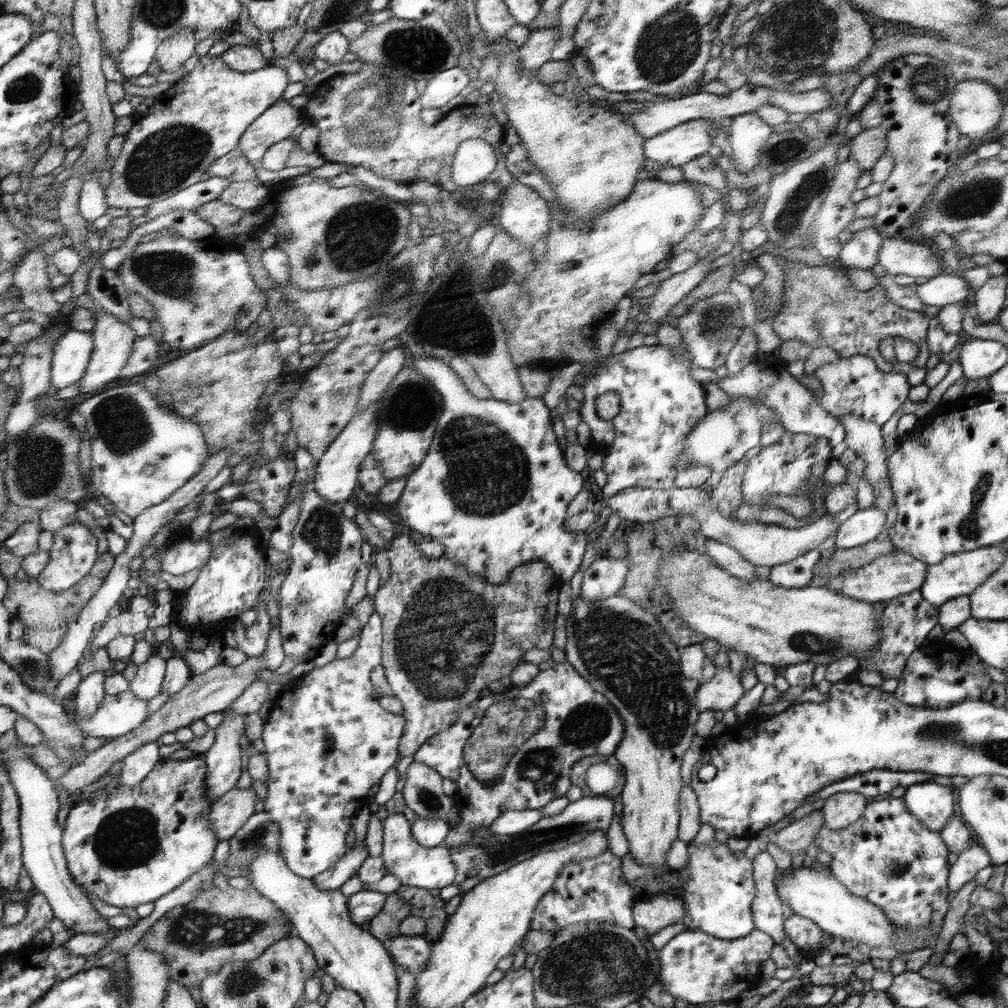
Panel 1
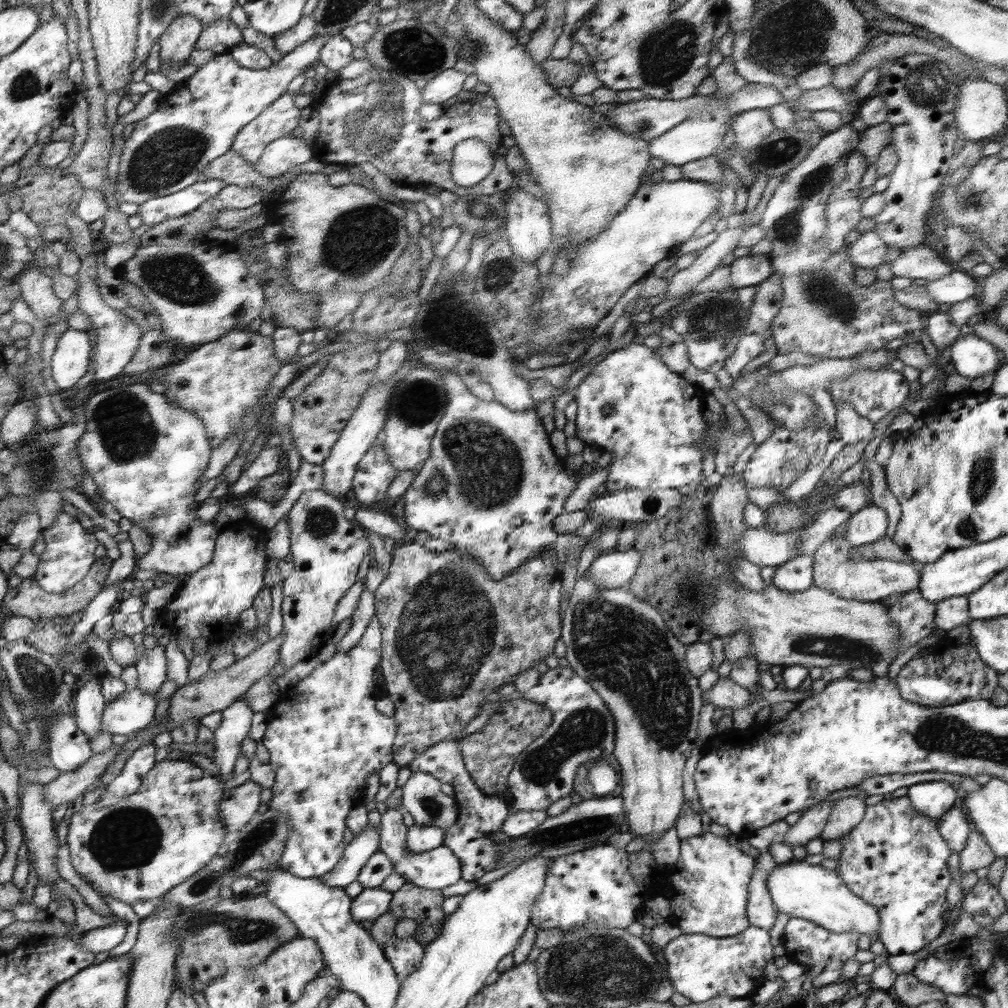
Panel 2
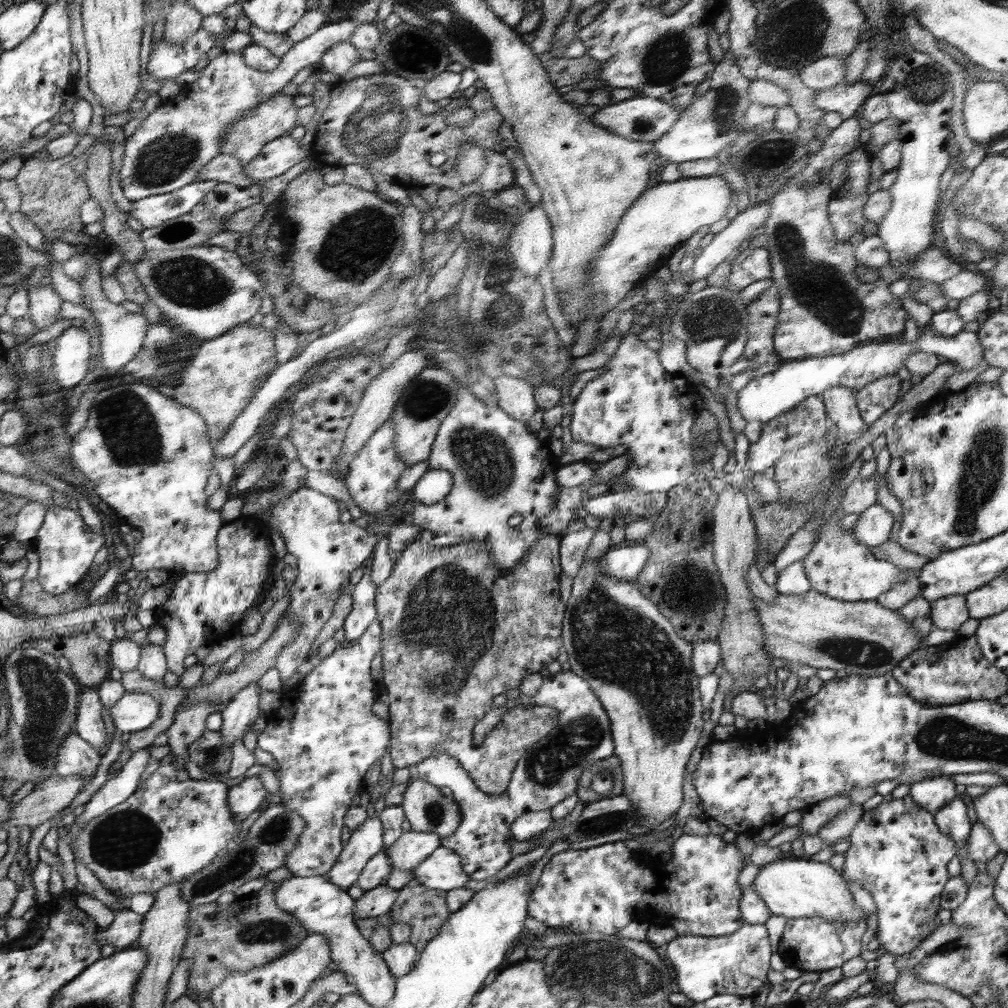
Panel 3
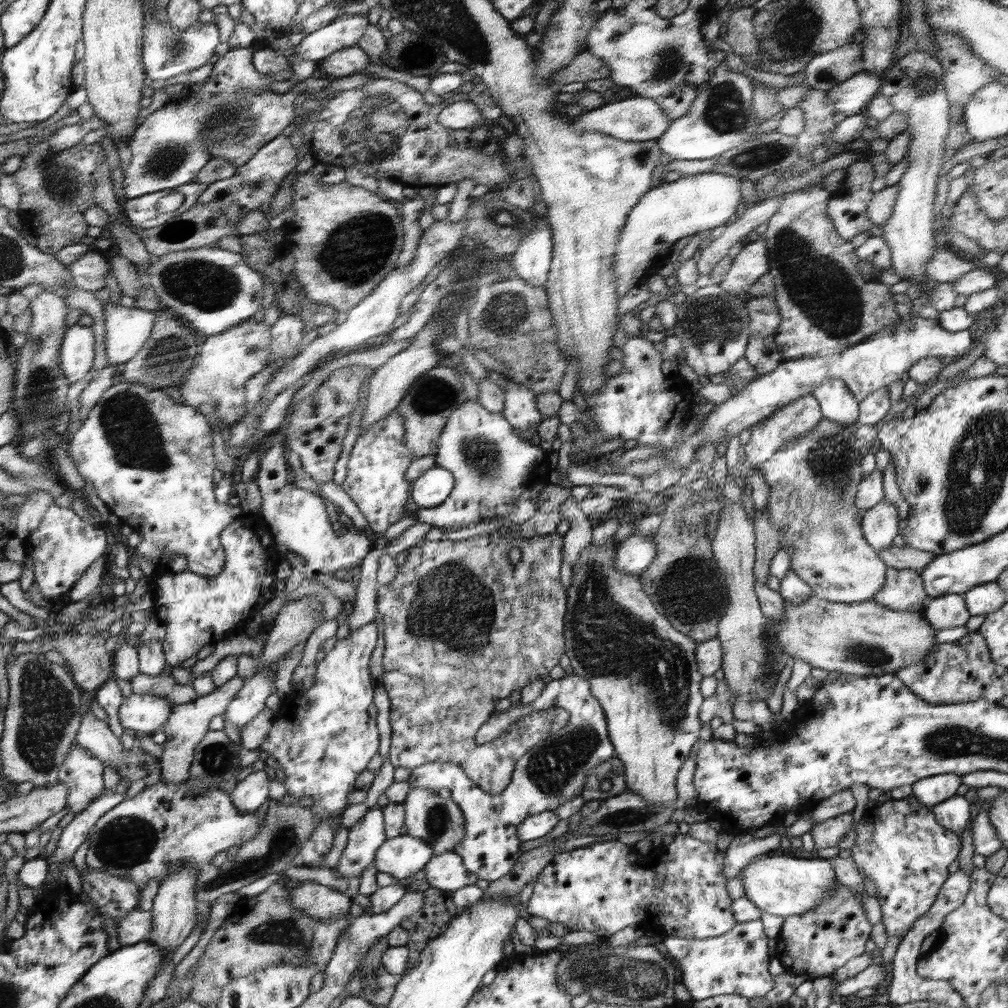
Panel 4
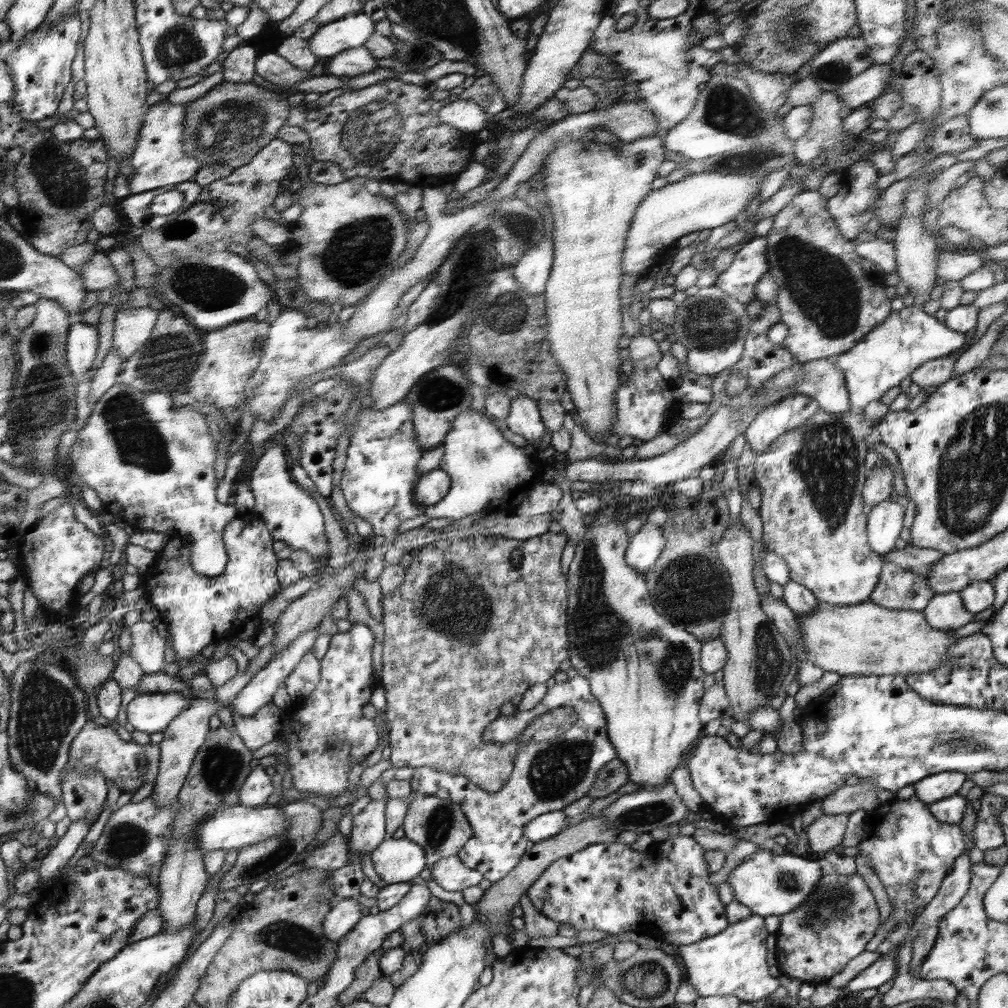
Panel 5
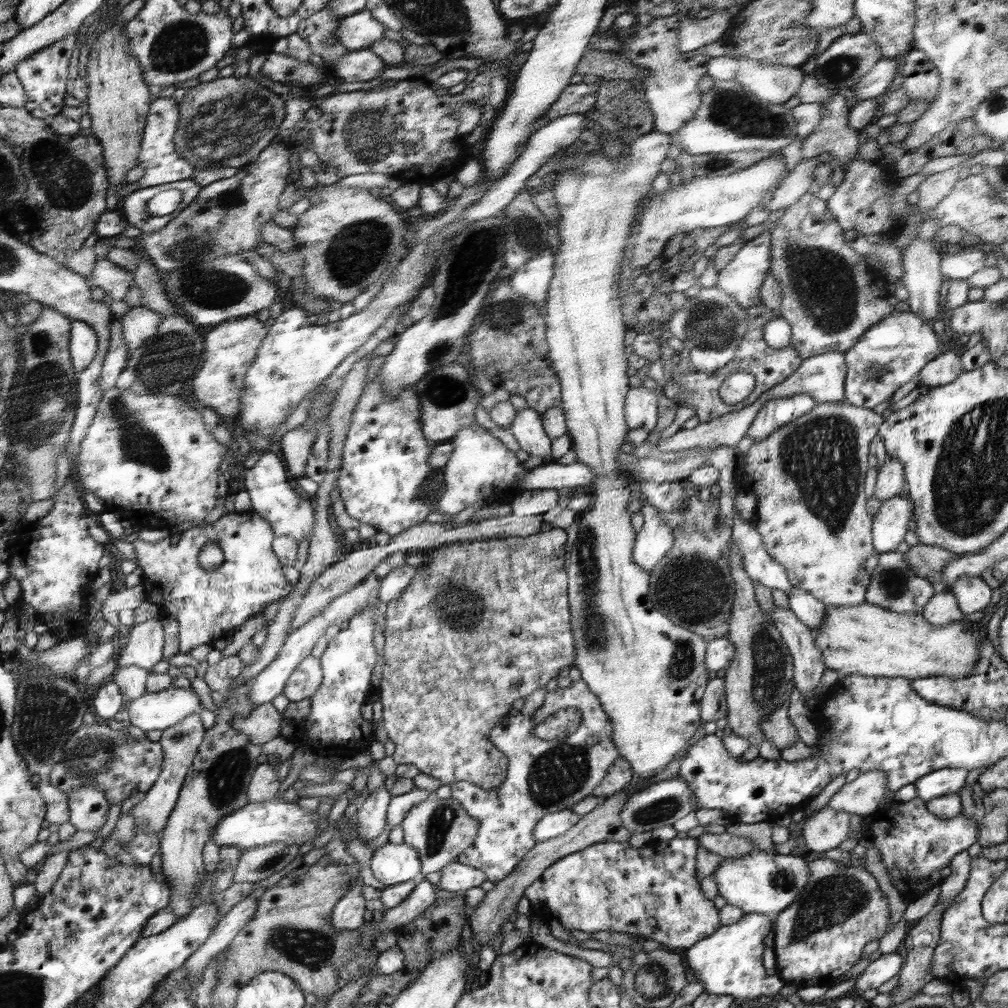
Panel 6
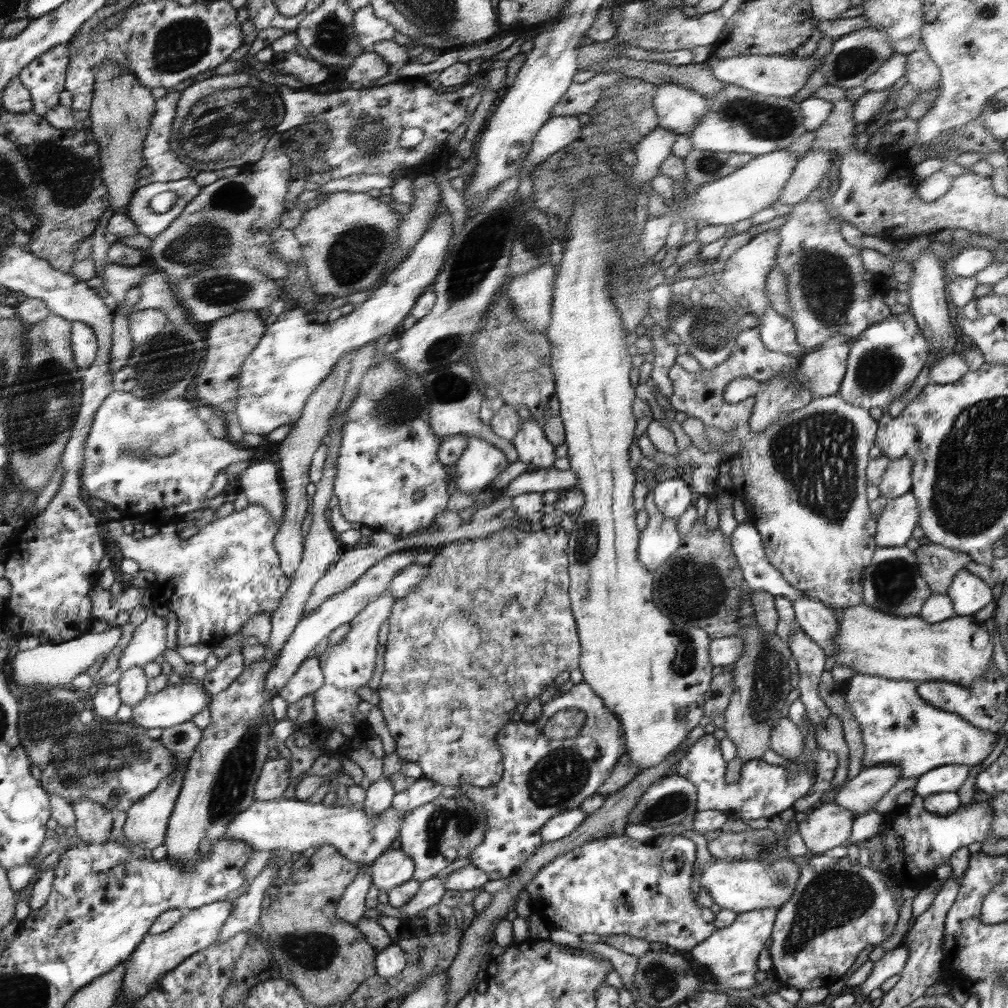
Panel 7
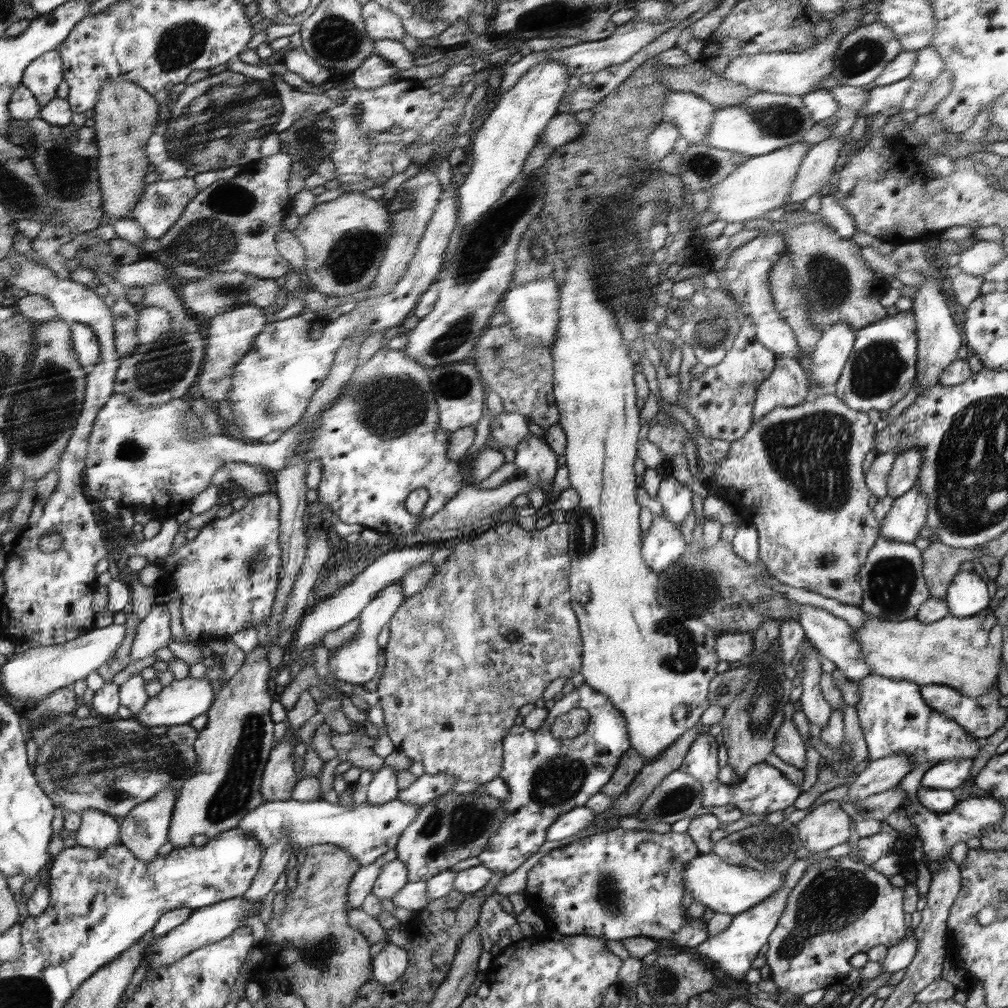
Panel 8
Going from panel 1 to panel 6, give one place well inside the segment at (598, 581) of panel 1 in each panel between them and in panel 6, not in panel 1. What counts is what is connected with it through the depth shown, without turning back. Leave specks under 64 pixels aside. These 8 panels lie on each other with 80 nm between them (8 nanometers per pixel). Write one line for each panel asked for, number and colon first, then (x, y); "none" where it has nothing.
2: (615, 569)
3: (625, 561)
4: (636, 553)
5: (647, 546)
6: (656, 539)

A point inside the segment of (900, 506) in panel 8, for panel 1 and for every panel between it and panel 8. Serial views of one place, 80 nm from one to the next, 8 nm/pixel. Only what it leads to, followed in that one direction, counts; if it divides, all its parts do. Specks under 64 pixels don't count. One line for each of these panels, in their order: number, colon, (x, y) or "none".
1: (860, 527)
2: (868, 525)
3: (874, 526)
4: (880, 523)
5: (884, 523)
6: (890, 524)
7: (895, 525)

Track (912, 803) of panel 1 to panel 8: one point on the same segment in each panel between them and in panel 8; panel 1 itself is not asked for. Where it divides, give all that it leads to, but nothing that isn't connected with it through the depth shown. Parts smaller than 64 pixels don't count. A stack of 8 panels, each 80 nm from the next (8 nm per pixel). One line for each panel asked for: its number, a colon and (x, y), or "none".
2: (933, 799)
3: (933, 793)
4: (933, 790)
5: (935, 787)
6: (938, 783)
7: (949, 778)
8: (950, 774)

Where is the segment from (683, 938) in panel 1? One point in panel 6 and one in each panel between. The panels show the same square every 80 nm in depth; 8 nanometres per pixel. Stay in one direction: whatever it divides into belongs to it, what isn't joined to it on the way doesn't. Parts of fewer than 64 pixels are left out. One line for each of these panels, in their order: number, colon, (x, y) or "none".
2: (701, 967)
3: (704, 967)
4: (736, 963)
5: (733, 963)
6: (729, 962)

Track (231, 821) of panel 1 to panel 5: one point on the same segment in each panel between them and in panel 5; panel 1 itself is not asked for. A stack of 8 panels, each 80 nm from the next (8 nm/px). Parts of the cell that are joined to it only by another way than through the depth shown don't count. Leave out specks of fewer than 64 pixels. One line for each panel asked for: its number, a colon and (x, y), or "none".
2: (240, 803)
3: (244, 798)
4: (249, 794)
5: (257, 788)

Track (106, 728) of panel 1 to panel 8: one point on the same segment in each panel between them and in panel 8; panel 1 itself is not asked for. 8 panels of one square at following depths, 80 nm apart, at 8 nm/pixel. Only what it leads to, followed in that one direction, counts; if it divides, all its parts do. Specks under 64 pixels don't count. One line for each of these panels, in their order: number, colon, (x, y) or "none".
2: (133, 710)
3: (135, 711)
4: (141, 712)
5: (149, 712)
6: (160, 710)
7: (178, 703)
8: (178, 703)

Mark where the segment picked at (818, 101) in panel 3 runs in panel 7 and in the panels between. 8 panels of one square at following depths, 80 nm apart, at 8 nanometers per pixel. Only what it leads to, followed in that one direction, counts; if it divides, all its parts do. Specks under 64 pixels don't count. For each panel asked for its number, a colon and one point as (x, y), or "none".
4: (851, 96)
5: (861, 90)
6: (875, 84)
7: (894, 68)

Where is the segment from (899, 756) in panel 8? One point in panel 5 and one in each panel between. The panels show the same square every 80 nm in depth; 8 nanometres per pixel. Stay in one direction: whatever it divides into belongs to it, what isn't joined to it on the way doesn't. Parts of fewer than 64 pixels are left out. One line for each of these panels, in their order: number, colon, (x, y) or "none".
5: (862, 796)
6: (862, 796)
7: (860, 794)

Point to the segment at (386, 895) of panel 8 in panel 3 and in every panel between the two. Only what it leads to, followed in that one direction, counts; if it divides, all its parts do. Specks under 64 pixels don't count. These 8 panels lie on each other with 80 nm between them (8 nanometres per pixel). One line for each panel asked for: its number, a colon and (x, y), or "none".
3: (411, 848)
4: (401, 856)
5: (395, 860)
6: (391, 864)
7: (394, 868)

